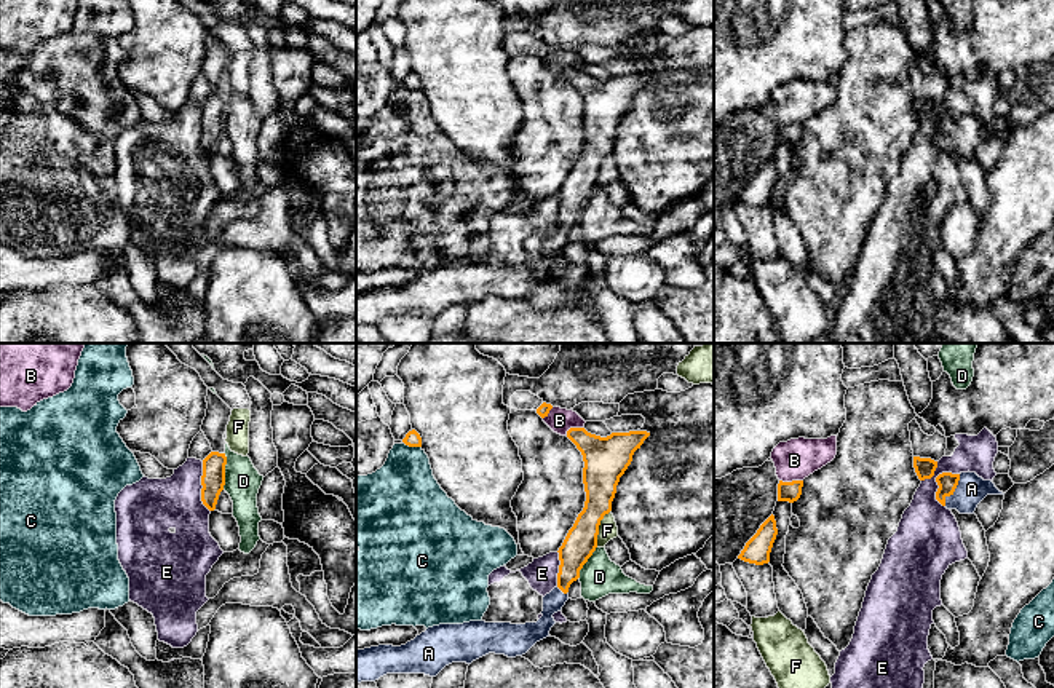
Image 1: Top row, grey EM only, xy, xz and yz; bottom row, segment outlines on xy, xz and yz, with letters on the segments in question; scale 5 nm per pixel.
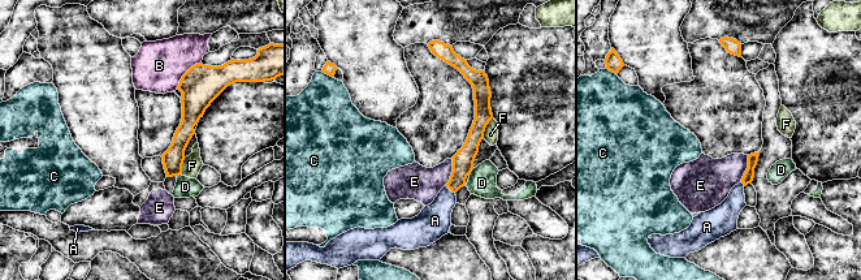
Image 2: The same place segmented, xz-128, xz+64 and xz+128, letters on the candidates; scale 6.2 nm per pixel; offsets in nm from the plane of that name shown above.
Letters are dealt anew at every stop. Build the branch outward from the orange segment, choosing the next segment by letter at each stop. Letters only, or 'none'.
A

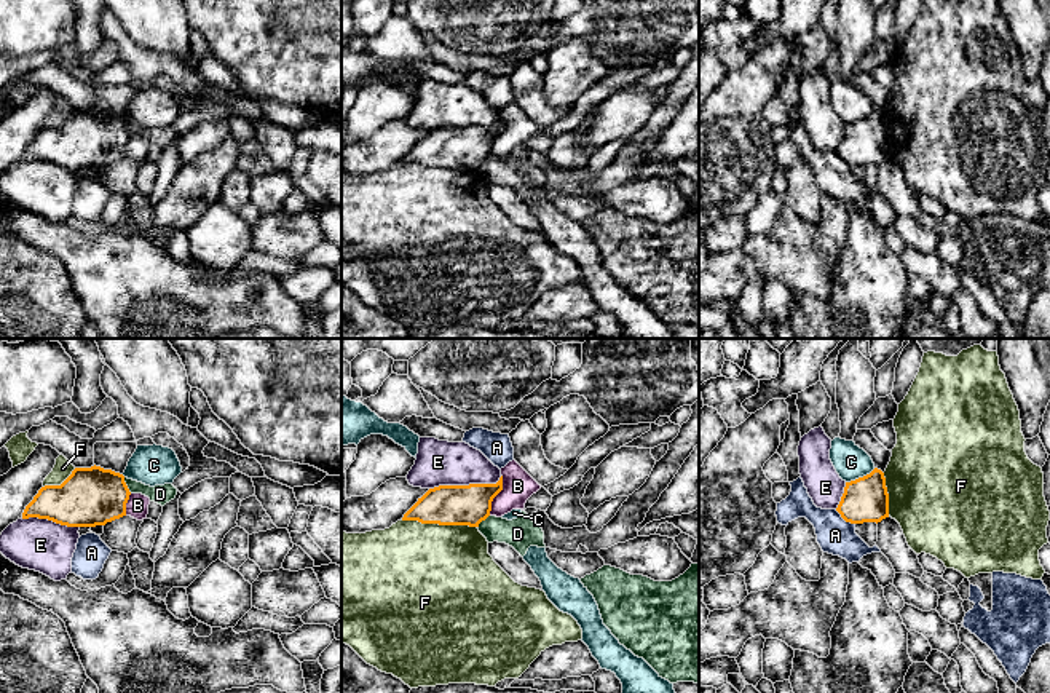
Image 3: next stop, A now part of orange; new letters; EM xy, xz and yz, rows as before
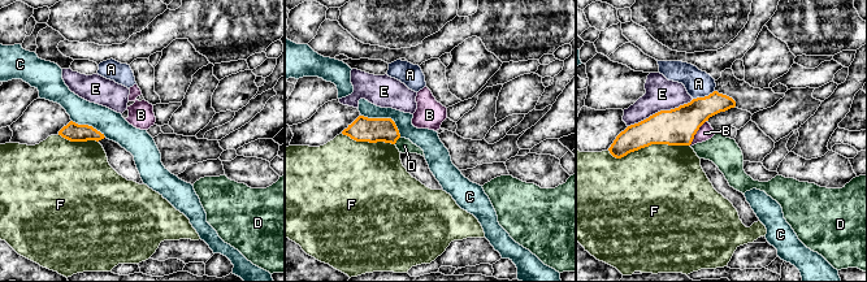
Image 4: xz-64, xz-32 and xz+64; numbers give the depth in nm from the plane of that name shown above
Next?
none

